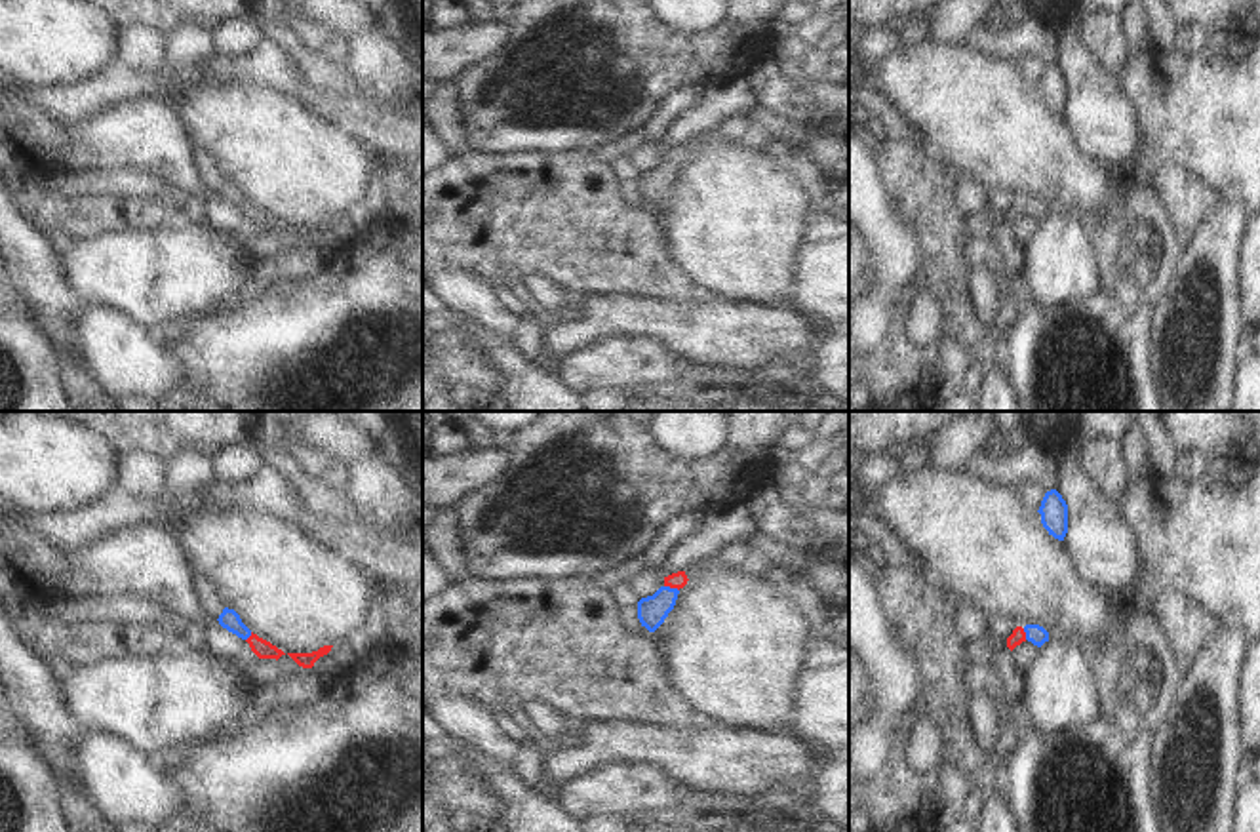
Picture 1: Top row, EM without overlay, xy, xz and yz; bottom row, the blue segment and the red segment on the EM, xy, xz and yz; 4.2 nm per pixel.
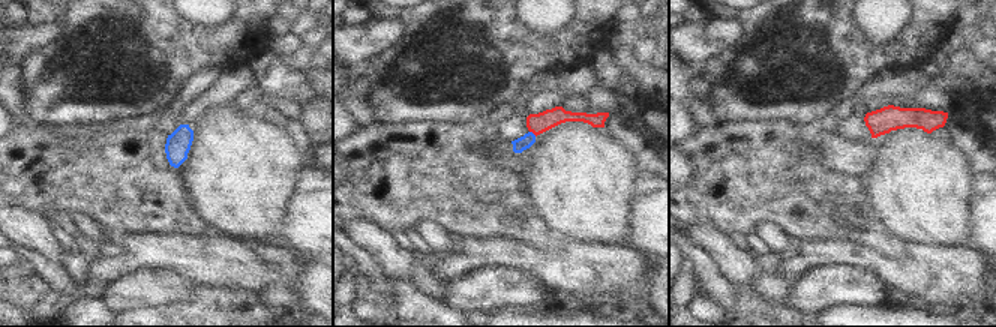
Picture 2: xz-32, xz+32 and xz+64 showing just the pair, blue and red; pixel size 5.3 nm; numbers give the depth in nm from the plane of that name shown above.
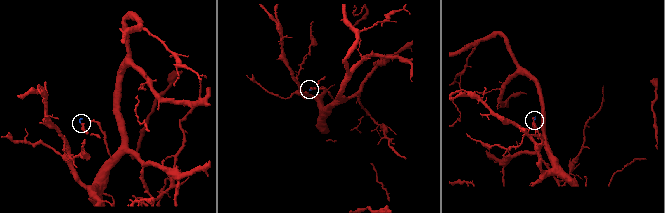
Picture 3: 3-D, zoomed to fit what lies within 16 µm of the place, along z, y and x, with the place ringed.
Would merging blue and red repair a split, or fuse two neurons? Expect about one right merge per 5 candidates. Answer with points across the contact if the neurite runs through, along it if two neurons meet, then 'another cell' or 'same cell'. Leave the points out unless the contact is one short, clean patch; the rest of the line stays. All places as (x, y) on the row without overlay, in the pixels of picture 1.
way xz (651, 185), (672, 162), (678, 153); same cell

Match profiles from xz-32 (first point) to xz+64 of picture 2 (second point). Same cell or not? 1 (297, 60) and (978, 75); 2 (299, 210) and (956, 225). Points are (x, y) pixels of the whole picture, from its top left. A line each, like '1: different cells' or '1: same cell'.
1: different cells
2: different cells

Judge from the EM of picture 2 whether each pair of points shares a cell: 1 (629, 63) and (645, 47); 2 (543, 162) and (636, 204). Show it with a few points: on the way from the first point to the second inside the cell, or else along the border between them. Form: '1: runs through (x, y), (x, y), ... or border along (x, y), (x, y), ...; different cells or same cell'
1: border along (630, 50), (638, 62), (653, 65); different cells
2: border along (633, 191), (629, 200), (629, 237); different cells

